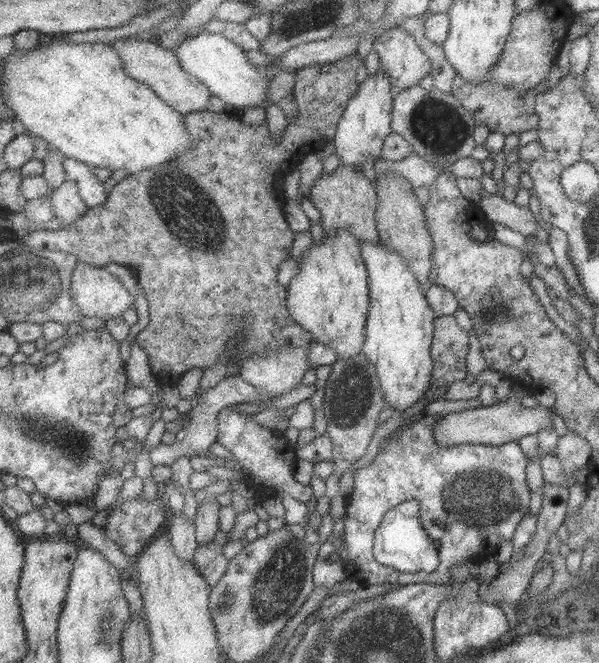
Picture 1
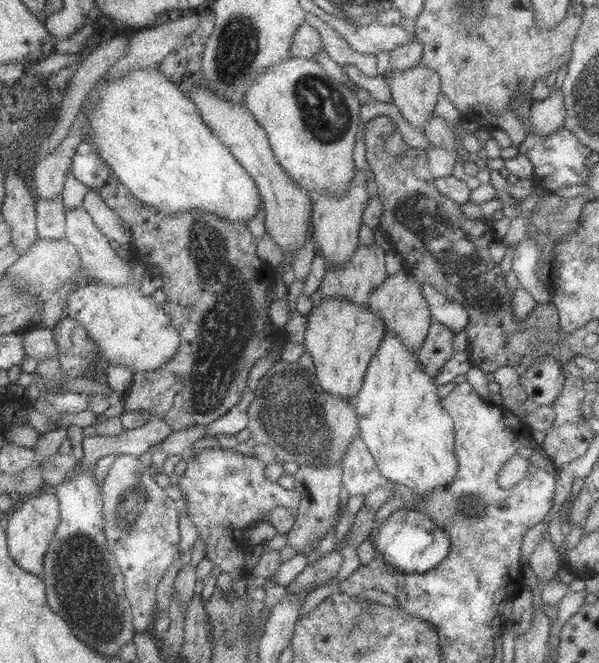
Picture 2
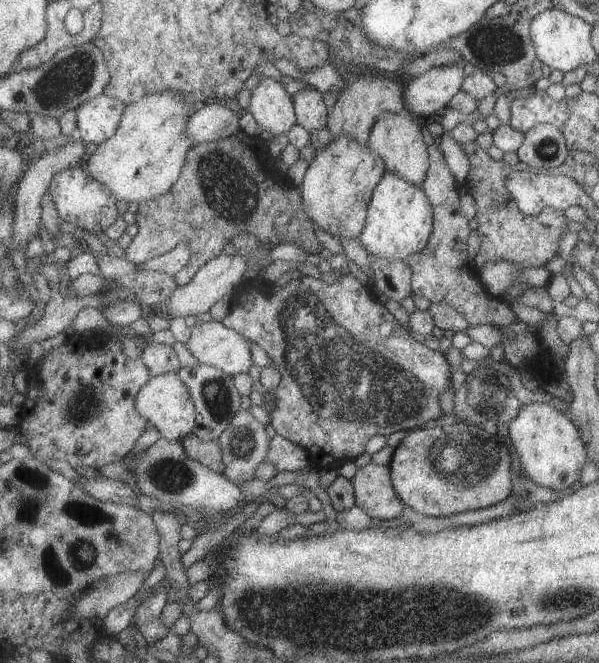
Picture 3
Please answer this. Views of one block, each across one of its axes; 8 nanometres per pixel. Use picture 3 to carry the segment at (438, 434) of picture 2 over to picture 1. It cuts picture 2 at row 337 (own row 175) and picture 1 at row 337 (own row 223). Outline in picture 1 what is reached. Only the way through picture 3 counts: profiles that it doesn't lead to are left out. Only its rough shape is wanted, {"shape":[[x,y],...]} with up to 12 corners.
{"shape":[[361,241],[364,354],[396,414],[430,387],[434,310],[409,265]]}

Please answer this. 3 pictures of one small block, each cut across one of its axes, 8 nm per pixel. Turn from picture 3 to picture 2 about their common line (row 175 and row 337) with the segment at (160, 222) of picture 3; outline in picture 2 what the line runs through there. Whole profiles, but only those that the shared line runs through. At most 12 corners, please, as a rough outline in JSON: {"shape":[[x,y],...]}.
{"shape":[[99,189],[156,267],[179,353],[124,410],[175,431],[237,406],[289,342],[247,222]]}

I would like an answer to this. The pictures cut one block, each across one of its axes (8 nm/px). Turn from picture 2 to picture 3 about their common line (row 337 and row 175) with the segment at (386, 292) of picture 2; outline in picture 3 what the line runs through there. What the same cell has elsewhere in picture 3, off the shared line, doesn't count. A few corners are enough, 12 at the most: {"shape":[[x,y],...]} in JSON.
{"shape":[[409,110],[385,112],[371,150],[387,169],[420,185],[430,166]]}

